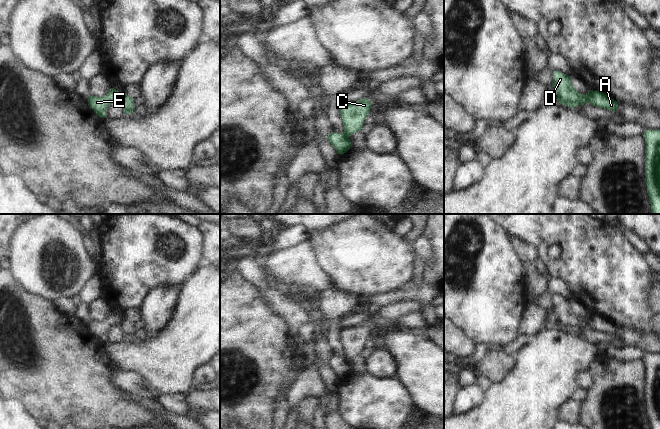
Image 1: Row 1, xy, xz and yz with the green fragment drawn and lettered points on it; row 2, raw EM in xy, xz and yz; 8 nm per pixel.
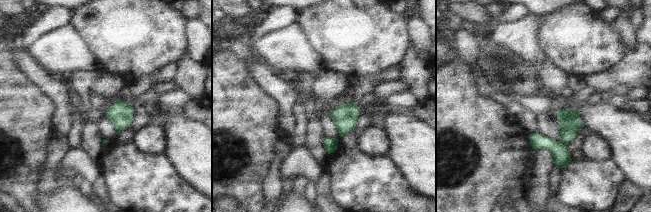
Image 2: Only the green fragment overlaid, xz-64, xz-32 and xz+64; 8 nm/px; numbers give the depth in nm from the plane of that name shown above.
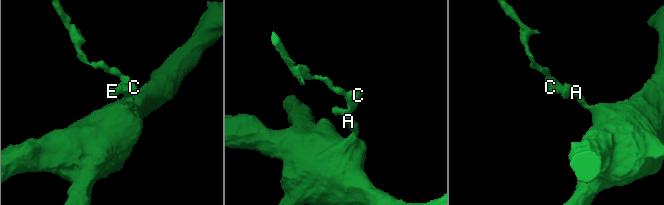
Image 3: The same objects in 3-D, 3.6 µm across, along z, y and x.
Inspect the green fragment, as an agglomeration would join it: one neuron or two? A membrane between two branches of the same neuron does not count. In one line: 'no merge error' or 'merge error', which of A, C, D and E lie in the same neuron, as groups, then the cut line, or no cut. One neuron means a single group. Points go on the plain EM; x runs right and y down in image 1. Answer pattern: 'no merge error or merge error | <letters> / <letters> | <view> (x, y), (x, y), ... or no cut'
merge error | A E / C D | xy (121, 317), (119, 324)

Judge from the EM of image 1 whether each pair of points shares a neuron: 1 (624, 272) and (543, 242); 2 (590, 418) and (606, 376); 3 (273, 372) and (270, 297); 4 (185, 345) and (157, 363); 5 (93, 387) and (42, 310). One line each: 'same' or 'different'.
1: same
2: same
3: different
4: same
5: same

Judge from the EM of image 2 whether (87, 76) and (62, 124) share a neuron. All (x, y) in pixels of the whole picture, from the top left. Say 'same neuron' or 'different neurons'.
different neurons

